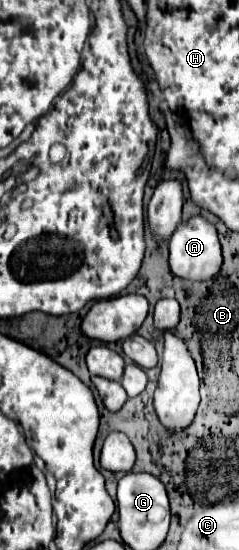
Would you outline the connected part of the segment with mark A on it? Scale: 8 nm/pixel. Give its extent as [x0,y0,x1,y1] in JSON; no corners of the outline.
[169,216,223,282]

